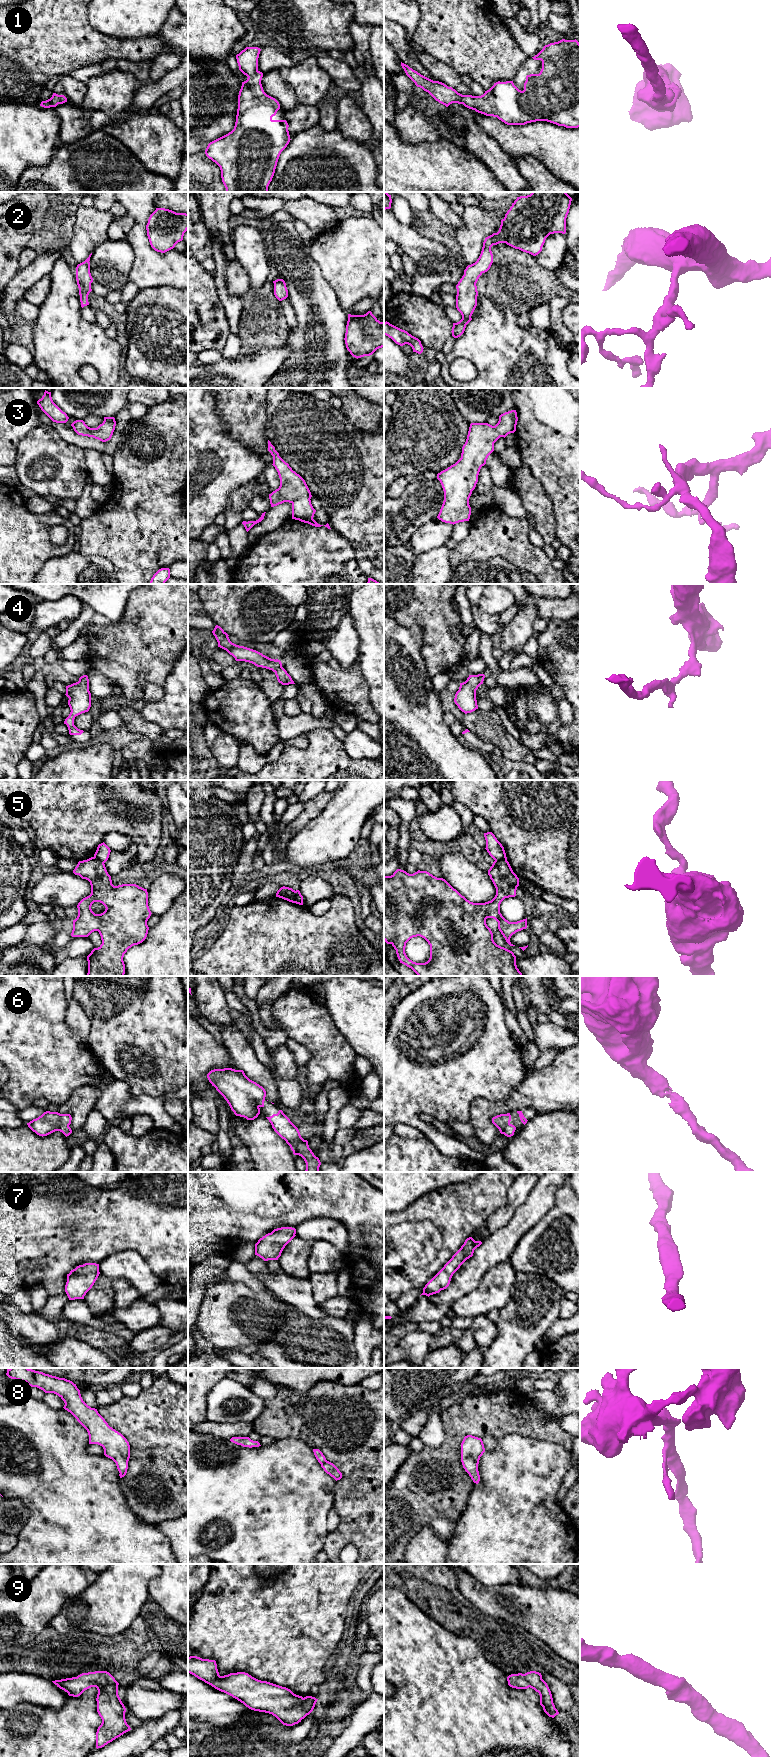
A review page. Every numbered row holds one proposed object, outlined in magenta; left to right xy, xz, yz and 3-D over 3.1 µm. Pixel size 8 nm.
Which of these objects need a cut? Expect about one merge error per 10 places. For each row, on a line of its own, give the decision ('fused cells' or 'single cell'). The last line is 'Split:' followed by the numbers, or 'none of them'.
1: single cell
2: single cell
3: single cell
4: single cell
5: fused cells
6: single cell
7: single cell
8: single cell
9: single cell
Split: 5

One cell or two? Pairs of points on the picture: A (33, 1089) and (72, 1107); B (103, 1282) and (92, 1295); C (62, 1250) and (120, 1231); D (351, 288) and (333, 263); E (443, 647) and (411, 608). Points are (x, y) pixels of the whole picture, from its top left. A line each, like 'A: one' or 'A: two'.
A: two
B: one
C: one
D: one
E: one

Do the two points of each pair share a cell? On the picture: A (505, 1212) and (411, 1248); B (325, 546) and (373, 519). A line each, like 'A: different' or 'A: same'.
A: different
B: different

